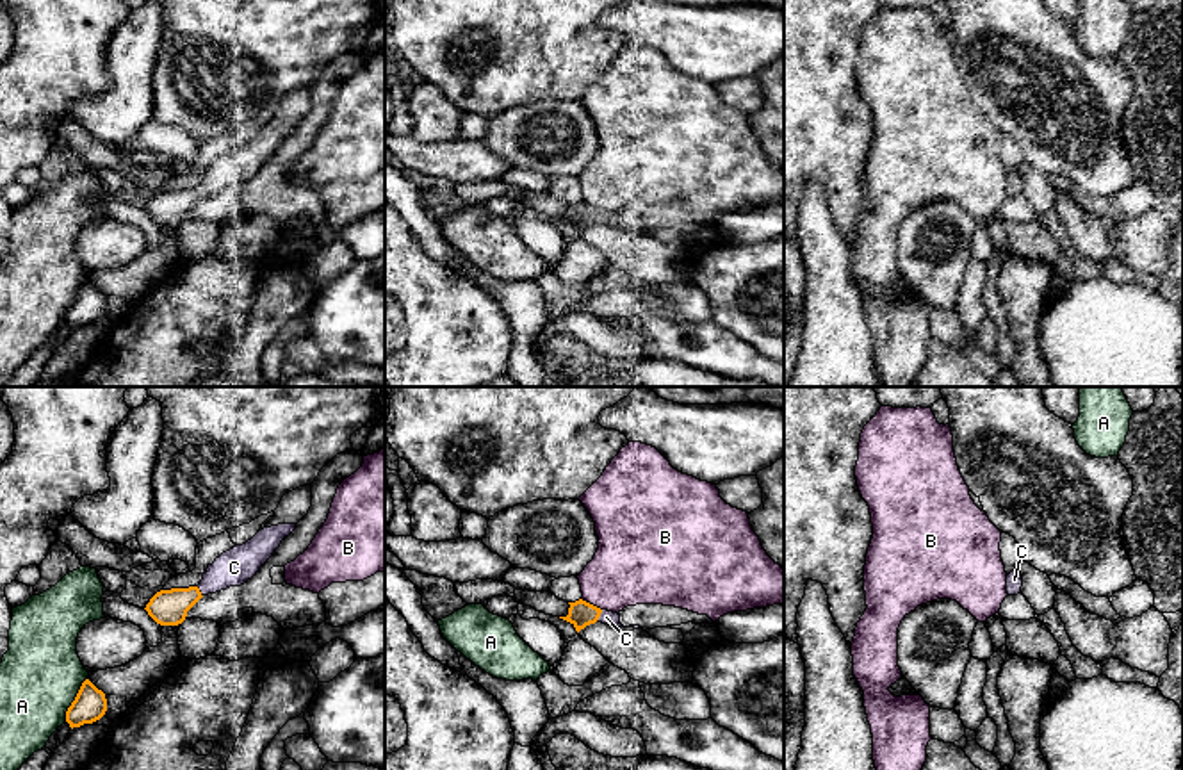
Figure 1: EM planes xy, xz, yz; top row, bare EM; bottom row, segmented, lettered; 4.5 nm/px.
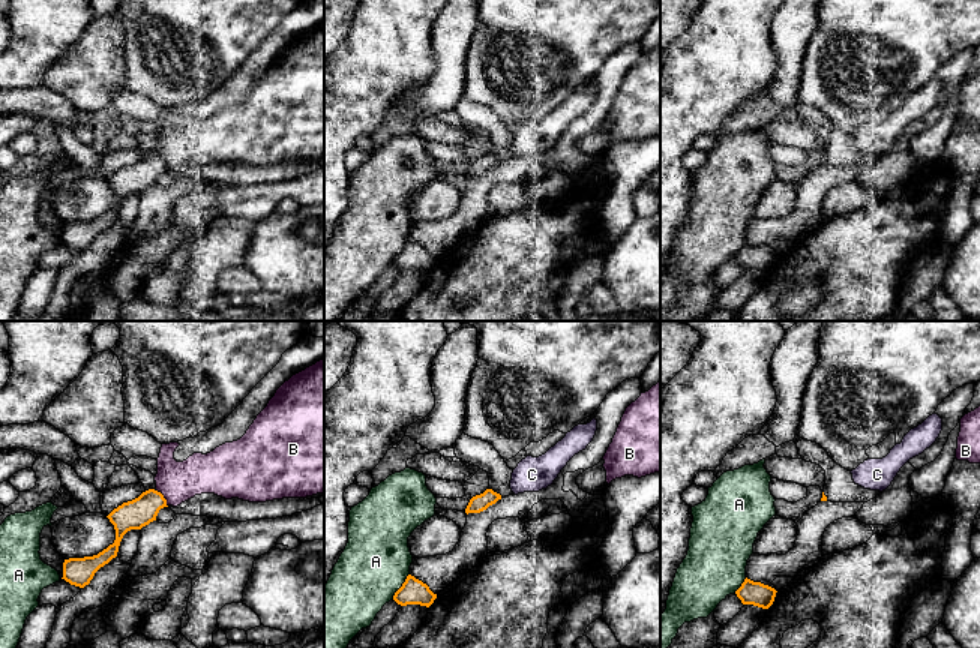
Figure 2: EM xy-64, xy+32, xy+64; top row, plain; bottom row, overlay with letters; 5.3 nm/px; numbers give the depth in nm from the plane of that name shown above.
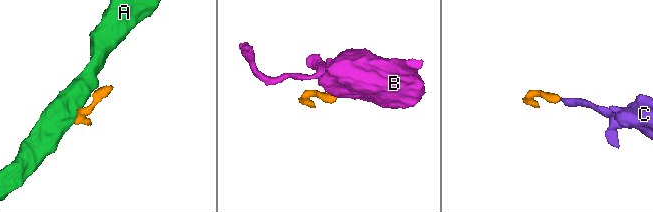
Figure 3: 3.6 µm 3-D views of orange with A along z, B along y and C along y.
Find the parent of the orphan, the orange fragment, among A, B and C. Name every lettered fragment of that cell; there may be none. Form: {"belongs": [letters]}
{"belongs": ["C"]}

